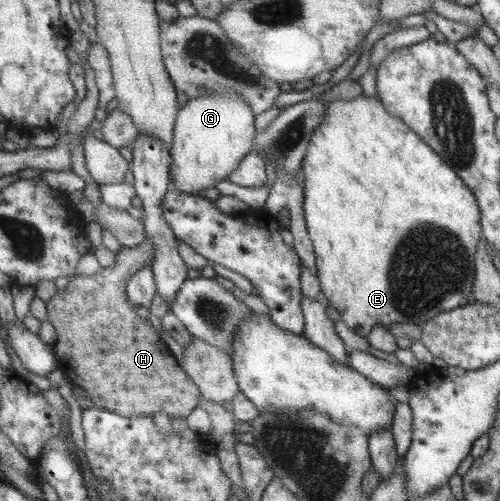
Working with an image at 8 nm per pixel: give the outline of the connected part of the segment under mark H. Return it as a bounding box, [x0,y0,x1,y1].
[47,238,201,419]

